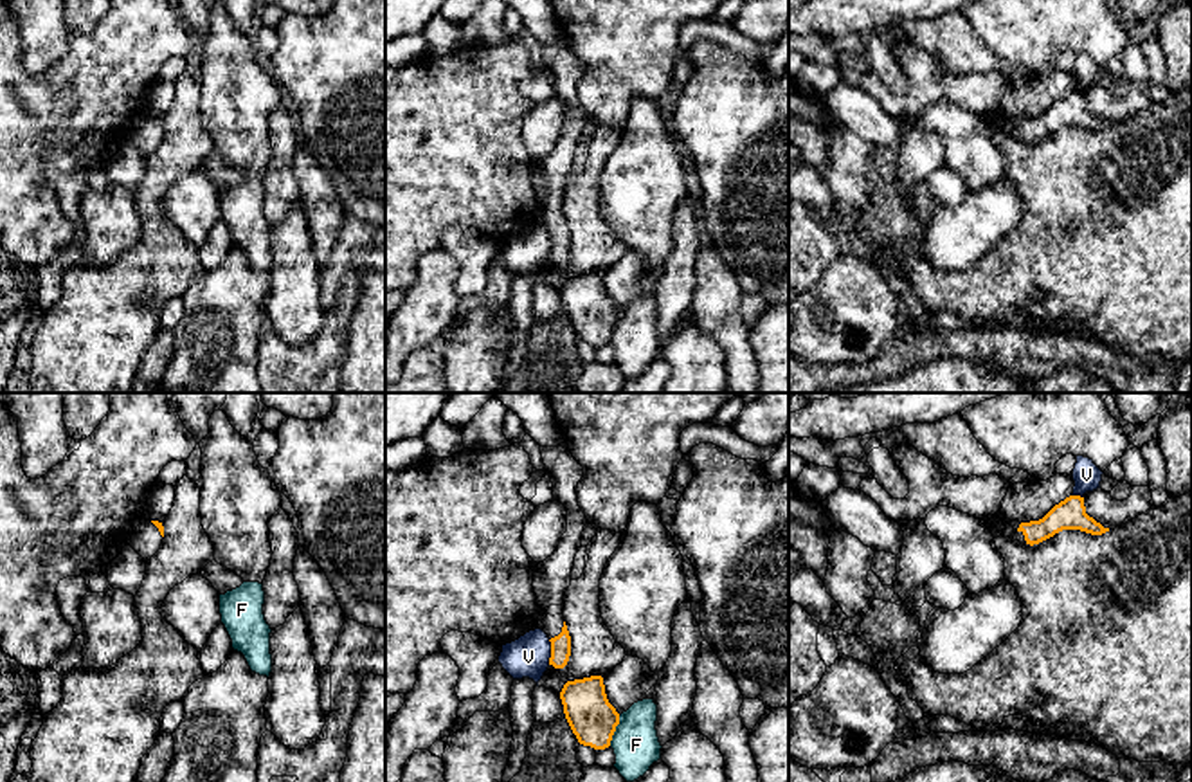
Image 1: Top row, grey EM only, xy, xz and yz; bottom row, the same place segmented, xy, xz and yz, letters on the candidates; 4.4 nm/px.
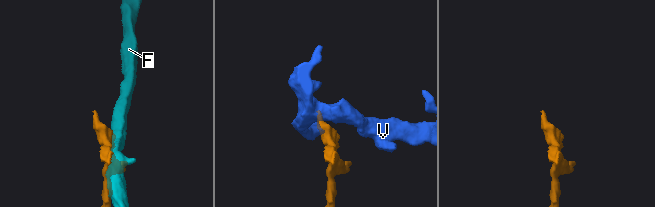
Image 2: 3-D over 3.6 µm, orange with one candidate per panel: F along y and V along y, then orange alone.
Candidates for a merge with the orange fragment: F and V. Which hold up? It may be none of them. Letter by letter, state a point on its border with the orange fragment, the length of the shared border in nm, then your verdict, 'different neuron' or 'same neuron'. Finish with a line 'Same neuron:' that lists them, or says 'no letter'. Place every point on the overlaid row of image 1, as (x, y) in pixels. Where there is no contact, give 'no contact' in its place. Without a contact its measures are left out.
F: contact xz (614, 730); length 140 nm; different neuron
V: contact xz (551, 653); length 110 nm; different neuron
Same neuron: no letter

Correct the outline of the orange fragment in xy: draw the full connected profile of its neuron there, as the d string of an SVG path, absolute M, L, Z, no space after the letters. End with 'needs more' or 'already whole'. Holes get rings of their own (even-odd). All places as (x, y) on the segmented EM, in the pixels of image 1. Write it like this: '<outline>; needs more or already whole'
M142 519L137 530L133 532L128 544L144 559L149 560L162 544L164 526L158 521Z; needs more

